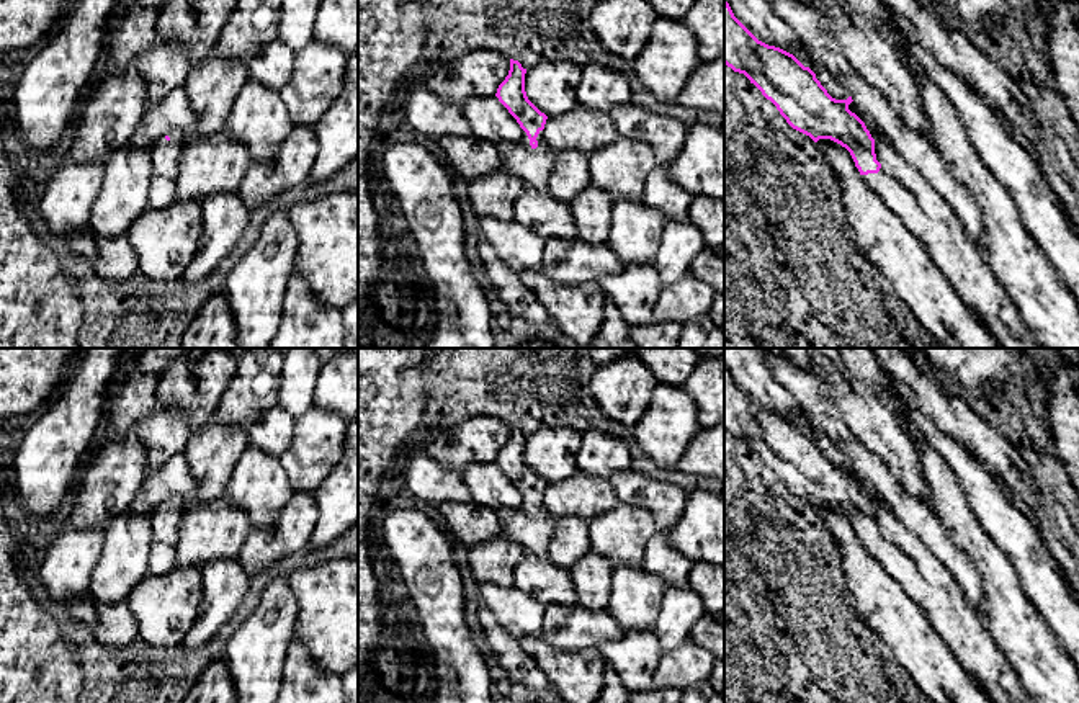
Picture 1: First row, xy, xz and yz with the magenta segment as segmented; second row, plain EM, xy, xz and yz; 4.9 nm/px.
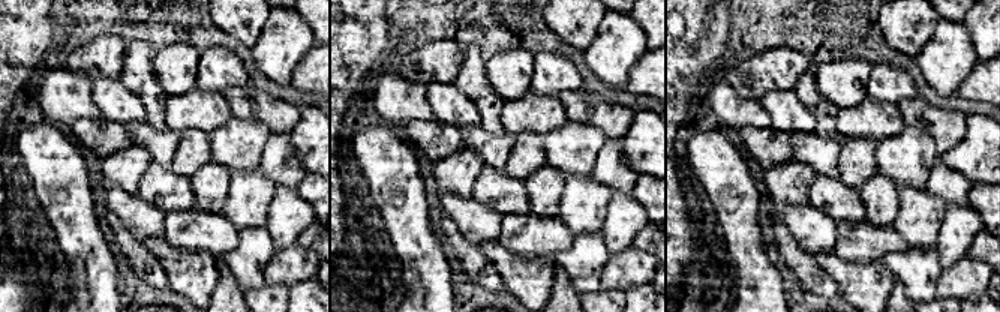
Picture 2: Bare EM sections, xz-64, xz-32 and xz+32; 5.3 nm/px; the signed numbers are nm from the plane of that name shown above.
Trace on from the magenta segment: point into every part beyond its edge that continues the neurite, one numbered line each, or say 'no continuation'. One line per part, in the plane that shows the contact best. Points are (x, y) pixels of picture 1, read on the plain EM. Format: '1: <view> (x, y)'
1: yz (924, 577)

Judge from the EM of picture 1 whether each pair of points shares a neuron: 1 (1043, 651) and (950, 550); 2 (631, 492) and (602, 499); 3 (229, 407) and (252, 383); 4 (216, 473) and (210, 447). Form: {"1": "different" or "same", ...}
{"1": "different", "2": "different", "3": "same", "4": "same"}

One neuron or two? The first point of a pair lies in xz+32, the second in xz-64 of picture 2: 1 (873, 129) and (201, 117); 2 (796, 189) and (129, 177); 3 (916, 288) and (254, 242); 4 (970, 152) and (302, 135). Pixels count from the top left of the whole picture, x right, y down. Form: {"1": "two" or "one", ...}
{"1": "one", "2": "one", "3": "one", "4": "one"}

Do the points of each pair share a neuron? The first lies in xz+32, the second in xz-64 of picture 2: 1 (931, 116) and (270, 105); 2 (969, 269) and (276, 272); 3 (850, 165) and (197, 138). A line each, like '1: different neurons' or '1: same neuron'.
1: same neuron
2: same neuron
3: same neuron

